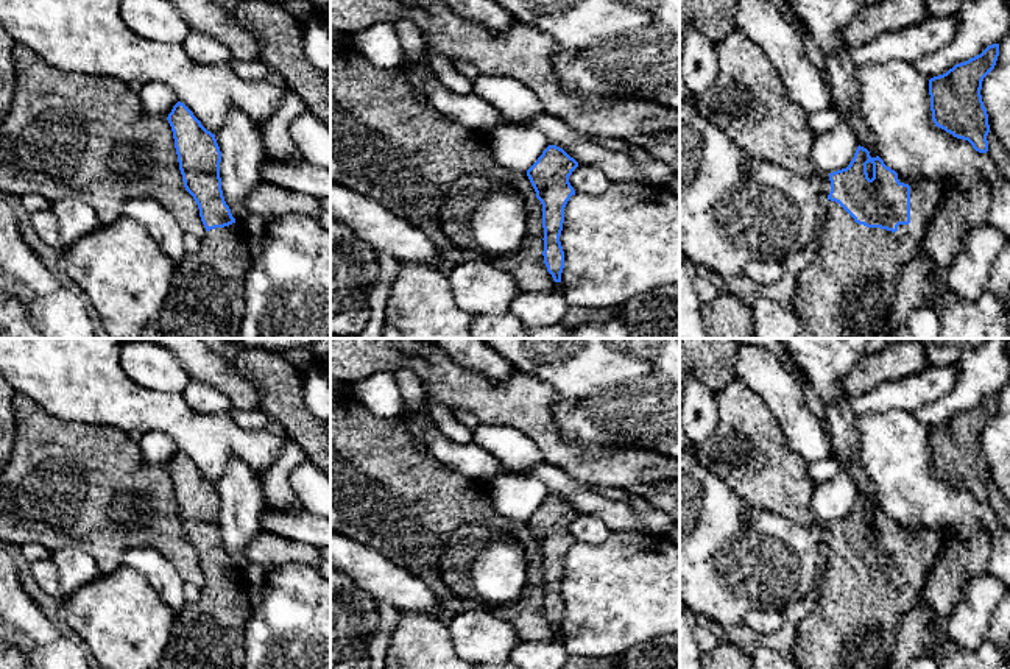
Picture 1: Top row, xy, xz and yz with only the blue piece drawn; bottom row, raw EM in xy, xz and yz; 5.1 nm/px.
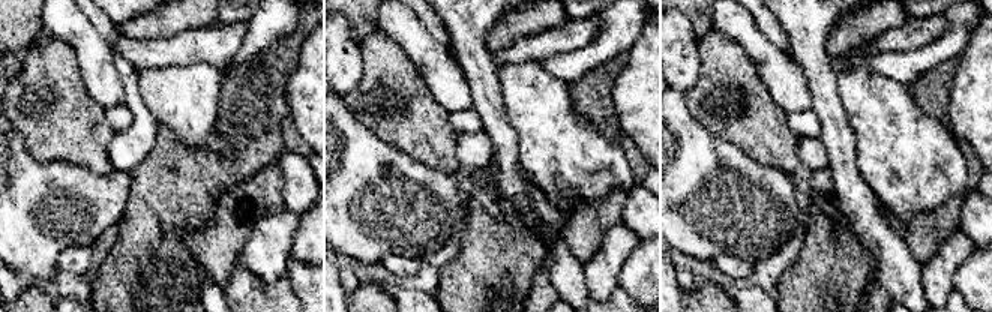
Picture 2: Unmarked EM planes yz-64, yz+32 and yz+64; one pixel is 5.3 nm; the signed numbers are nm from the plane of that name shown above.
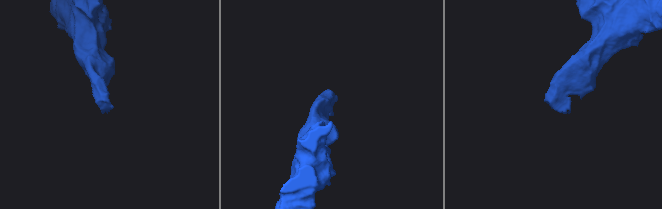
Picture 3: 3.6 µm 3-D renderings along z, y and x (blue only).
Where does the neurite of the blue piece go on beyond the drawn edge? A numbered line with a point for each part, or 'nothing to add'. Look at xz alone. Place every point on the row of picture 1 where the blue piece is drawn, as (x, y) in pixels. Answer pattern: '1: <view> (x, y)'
nothing to add

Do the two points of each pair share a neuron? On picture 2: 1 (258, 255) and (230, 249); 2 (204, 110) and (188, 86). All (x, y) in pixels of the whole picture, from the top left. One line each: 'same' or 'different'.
1: different
2: same

